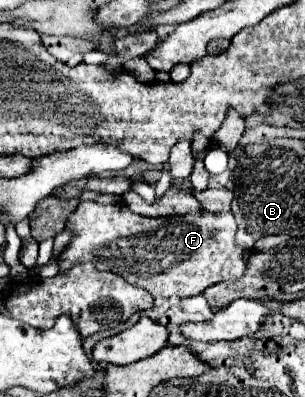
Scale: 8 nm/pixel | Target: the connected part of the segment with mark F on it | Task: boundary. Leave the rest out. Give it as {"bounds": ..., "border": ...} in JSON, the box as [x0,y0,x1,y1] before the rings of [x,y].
{"bounds":[56,200,248,298],"border":[[[84,200],[68,216],[66,228],[72,232],[72,240],[60,254],[60,260],[56,262],[60,268],[60,274],[70,270],[74,264],[94,262],[98,270],[120,274],[130,284],[146,288],[154,298],[158,296],[164,296],[164,298],[196,296],[204,292],[204,288],[208,286],[214,286],[222,280],[238,280],[244,274],[244,256],[248,252],[236,246],[236,240],[234,240],[236,220],[232,214],[228,216],[200,214],[200,216],[174,216],[174,218],[144,218],[140,214],[130,212],[126,204],[122,202],[104,206],[92,200]]]}

